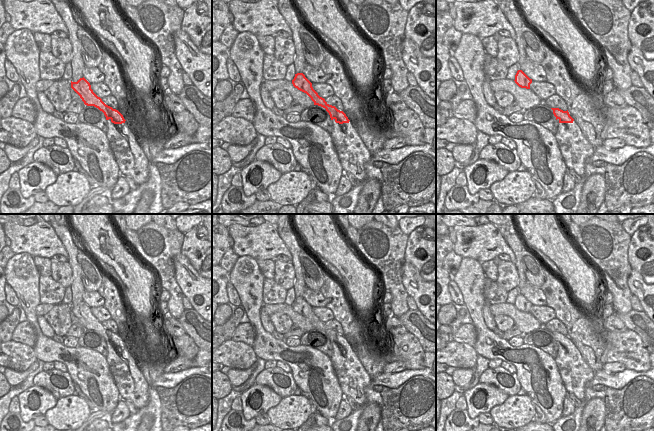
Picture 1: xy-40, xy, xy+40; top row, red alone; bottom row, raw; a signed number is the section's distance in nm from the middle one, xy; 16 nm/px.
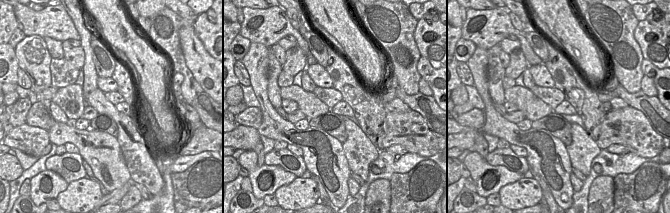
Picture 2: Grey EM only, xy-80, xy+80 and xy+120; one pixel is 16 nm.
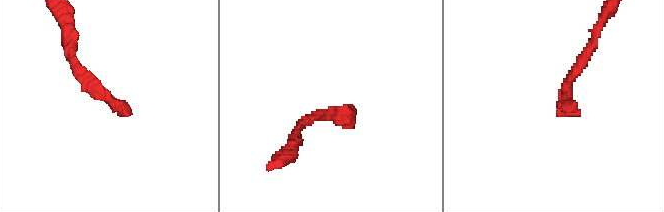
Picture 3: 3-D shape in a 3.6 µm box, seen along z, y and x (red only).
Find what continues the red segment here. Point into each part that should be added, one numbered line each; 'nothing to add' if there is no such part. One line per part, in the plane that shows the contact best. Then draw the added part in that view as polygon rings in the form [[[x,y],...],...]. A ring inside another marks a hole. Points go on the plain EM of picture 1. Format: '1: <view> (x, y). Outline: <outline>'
1: xy-40 (131, 384). Outline: [[[127,345],[115,349],[116,355],[120,356],[119,359],[115,360],[111,353],[108,353],[106,360],[120,398],[131,400],[138,409],[147,406],[149,403],[149,385],[140,371],[138,363]]]

